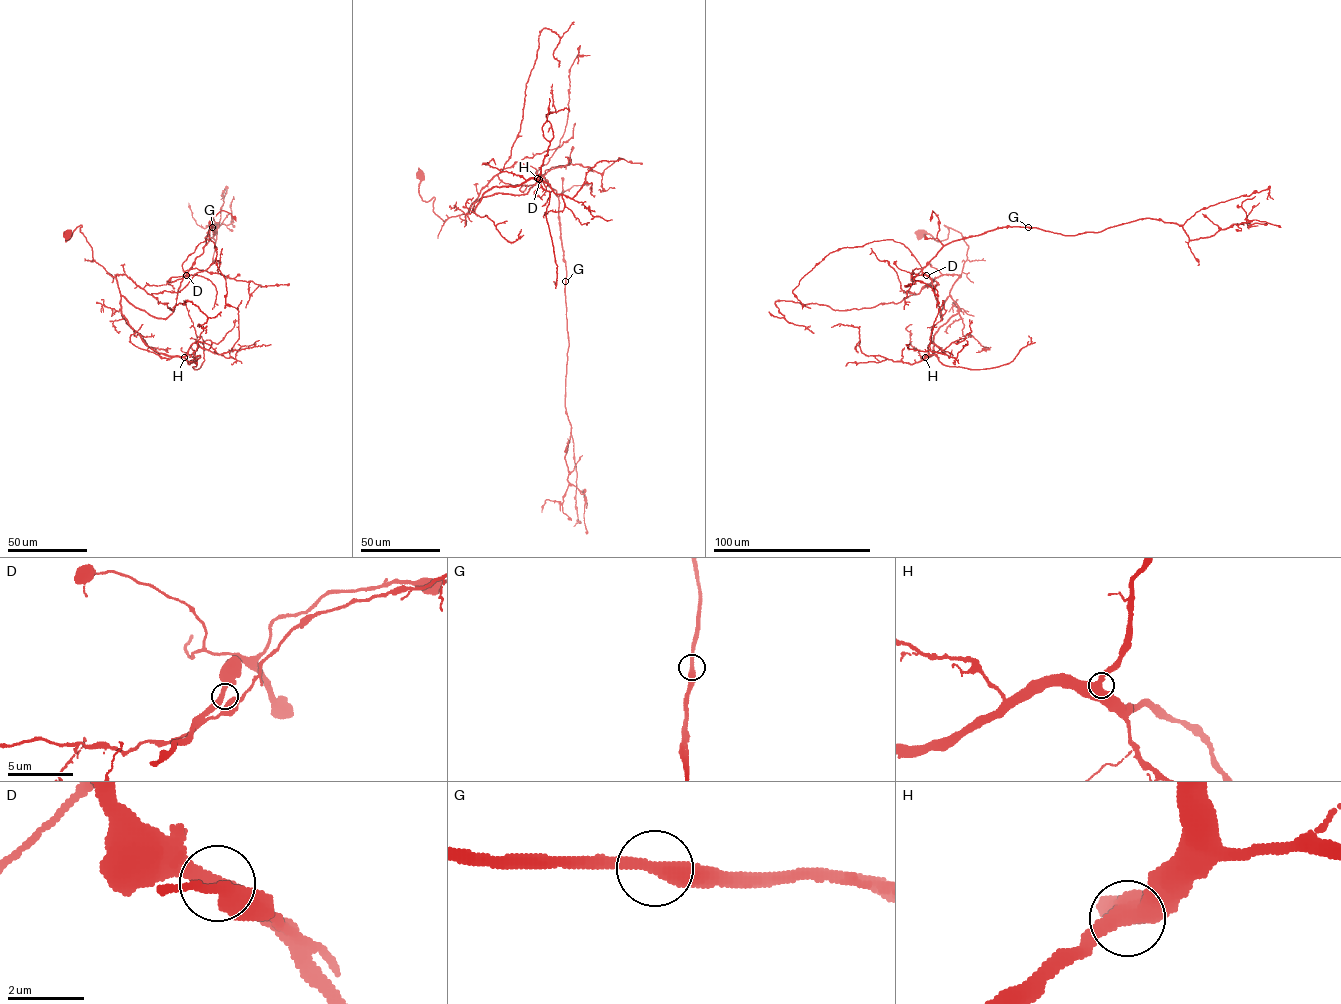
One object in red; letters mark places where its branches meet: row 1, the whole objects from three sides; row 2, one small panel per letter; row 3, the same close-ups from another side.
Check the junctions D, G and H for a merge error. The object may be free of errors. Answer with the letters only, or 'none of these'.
none of these

